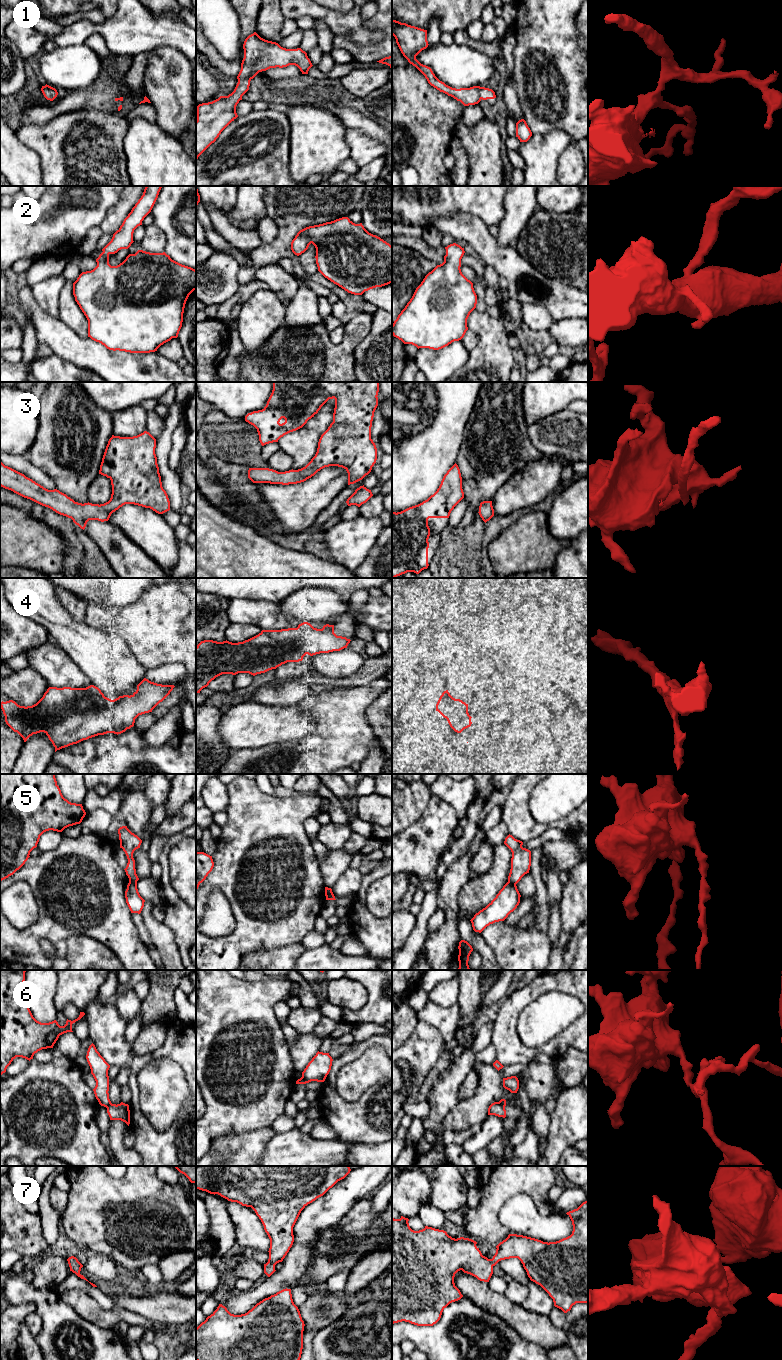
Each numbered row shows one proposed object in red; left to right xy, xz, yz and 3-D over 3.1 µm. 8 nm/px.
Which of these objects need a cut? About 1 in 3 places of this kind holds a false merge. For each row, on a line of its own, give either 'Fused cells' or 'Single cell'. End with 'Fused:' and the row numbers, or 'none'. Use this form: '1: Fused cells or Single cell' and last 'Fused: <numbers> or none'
1: Single cell
2: Single cell
3: Single cell
4: Single cell
5: Fused cells
6: Fused cells
7: Single cell
Fused: 5, 6

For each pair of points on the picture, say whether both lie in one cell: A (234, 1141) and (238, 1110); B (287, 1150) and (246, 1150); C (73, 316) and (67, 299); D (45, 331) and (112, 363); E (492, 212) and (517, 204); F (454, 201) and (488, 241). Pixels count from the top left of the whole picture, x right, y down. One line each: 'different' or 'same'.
A: different
B: different
C: same
D: same
E: different
F: different

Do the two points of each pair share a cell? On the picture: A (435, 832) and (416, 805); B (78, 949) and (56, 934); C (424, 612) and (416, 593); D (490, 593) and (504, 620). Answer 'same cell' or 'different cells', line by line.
A: different cells
B: different cells
C: same cell
D: different cells

